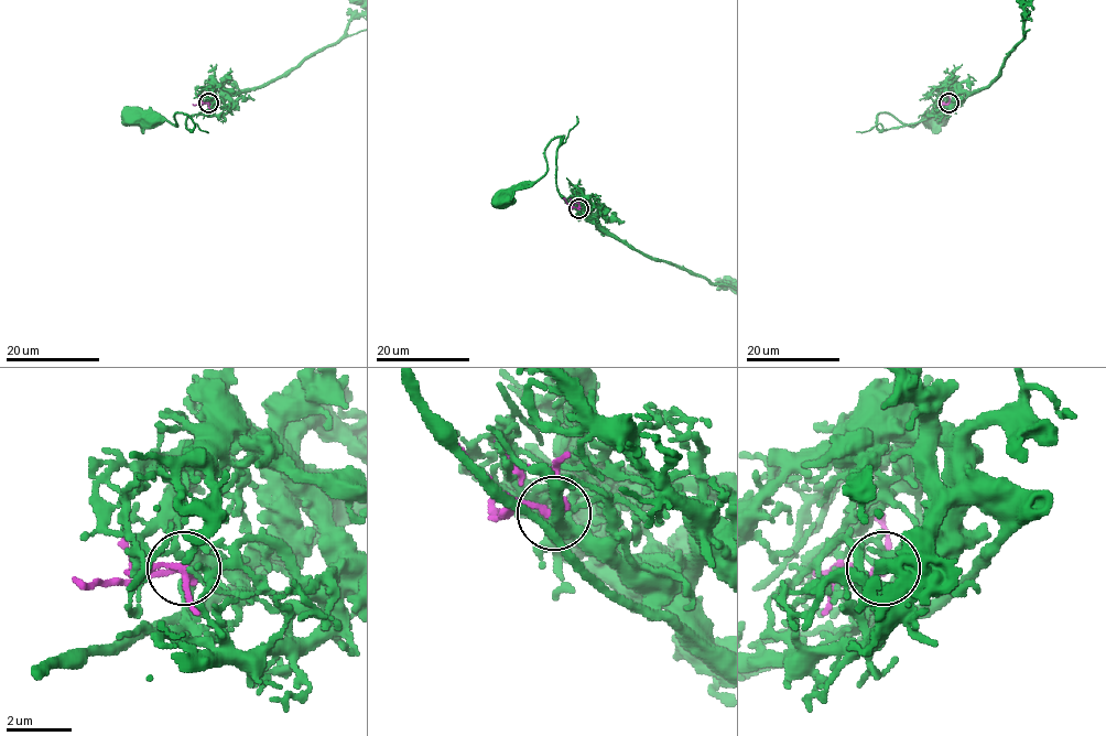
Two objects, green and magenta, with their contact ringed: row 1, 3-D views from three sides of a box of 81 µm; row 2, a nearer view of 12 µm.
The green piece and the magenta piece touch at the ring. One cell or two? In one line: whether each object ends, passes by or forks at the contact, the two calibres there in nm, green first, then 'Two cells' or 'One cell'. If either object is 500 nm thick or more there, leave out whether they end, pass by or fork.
At the ring green forks. At the ring magenta passes by. Thickness 280 nm (green) against 240 nm. One cell

